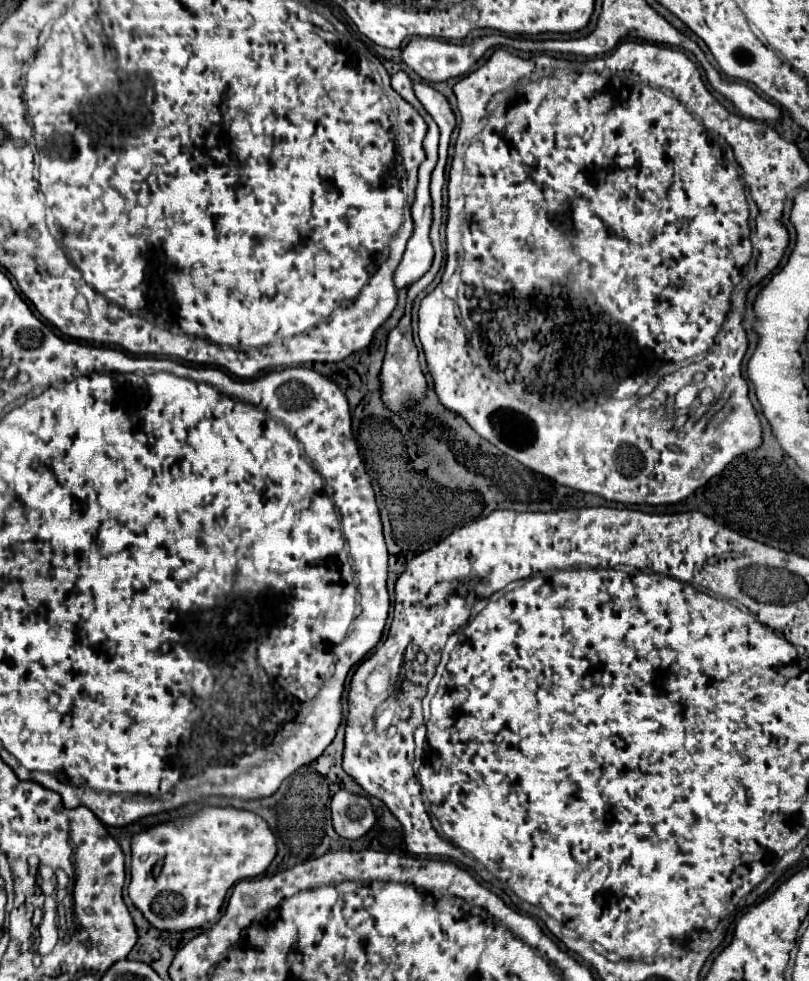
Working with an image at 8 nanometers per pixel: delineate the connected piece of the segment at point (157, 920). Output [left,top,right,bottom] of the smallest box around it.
[128,806,276,930]

